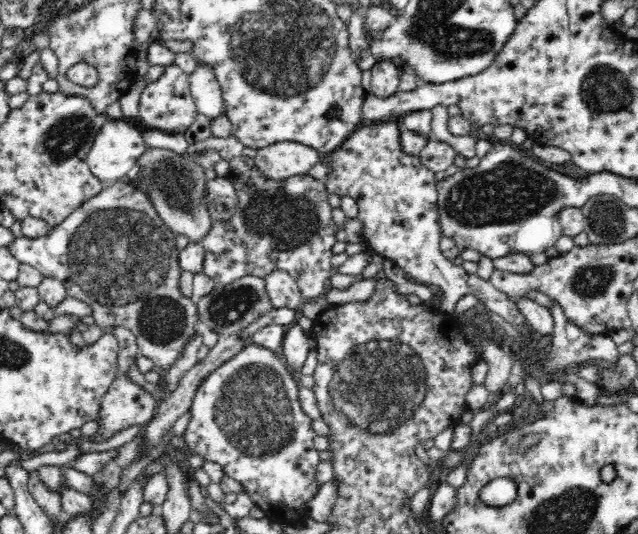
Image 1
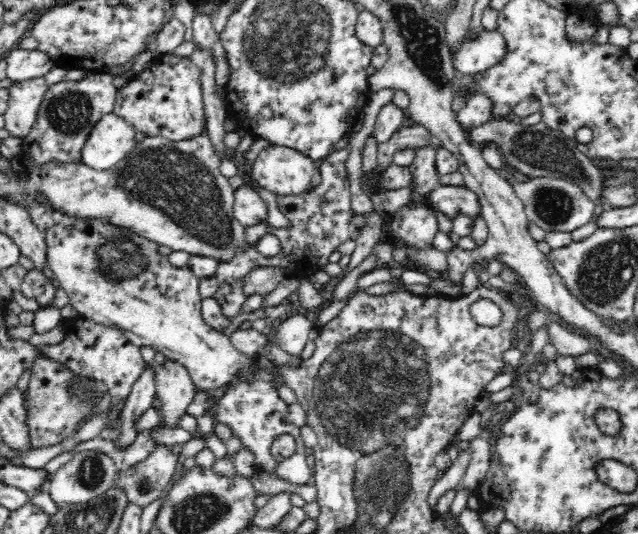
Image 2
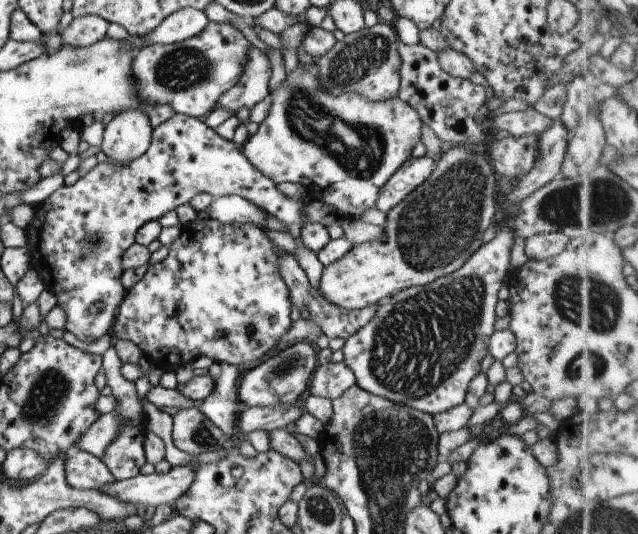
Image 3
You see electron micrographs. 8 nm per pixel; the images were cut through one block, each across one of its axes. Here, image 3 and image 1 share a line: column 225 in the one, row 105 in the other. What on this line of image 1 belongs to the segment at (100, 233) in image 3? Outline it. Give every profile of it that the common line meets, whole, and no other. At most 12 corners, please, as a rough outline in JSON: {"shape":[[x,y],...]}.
{"shape":[[175,64],[142,90],[145,128],[183,133],[198,110]]}

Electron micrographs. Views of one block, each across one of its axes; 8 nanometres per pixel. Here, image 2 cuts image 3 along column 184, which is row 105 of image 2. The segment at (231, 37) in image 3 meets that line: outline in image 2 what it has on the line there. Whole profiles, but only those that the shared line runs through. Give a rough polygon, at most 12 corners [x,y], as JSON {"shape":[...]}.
{"shape":[[113,73],[48,92],[20,155],[33,168],[82,161],[96,122],[115,108]]}

